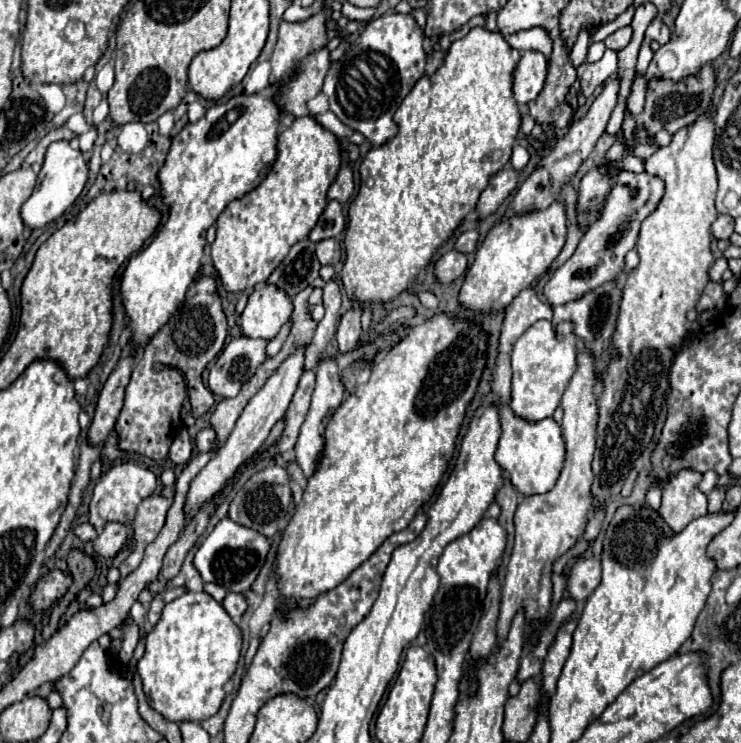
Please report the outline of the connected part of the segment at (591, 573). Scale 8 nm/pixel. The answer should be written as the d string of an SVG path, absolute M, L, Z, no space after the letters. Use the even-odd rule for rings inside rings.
M586 558L586 560L578 560L572 566L568 590L578 606L586 602L586 598L598 588L598 584L600 584L600 560Z

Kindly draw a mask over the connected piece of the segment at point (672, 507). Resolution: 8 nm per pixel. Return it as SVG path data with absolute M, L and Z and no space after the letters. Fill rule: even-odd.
M680 470L666 480L660 516L674 532L680 532L692 520L708 514L706 494L698 490L700 480L702 474L692 470Z

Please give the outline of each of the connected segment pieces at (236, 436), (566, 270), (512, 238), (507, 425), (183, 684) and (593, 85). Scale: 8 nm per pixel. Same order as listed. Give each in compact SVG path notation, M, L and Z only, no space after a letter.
M304 348L296 350L286 362L282 362L282 366L276 370L276 374L272 378L268 378L264 388L260 388L260 392L248 402L248 406L242 410L240 418L236 420L234 430L228 436L226 444L216 452L216 456L194 478L194 482L190 486L190 492L188 492L188 498L186 498L186 508L184 508L188 518L192 518L200 510L200 506L204 502L208 502L212 496L216 496L224 488L224 484L234 476L238 466L244 464L264 444L264 440L268 438L272 426L286 414L286 410L290 406L290 400L292 400L292 396L296 392L298 380L300 380L302 372L304 372L302 366L304 366Z
M620 172L616 186L612 188L604 204L602 218L588 228L572 258L566 264L562 264L544 284L542 294L546 296L548 304L558 306L558 304L568 304L572 300L580 300L584 292L590 292L592 288L598 288L608 280L618 280L626 270L624 256L628 250L634 248L642 220L656 210L662 194L664 194L664 182L660 178L650 176L646 172L642 174Z
M554 202L540 212L500 220L476 250L476 258L466 272L464 284L458 294L460 306L480 314L504 310L520 290L528 288L538 276L548 270L552 260L560 254L564 242L566 210L560 202Z
M510 406L500 408L500 422L502 422L502 436L496 448L496 462L510 474L510 480L518 492L524 496L530 494L544 494L554 488L560 470L564 466L564 438L562 428L554 418L544 418L540 422L528 422L512 412Z
M186 592L180 598L168 602L162 610L158 624L146 636L144 656L138 660L138 674L142 678L144 694L148 704L160 712L170 722L202 722L214 716L226 696L224 688L232 678L242 648L242 632L224 612L220 602L216 602L206 592Z
M606 48L604 56L590 64L590 62L582 62L578 66L578 80L580 80L580 86L582 86L582 94L588 98L600 84L604 84L618 68L618 56L614 50Z

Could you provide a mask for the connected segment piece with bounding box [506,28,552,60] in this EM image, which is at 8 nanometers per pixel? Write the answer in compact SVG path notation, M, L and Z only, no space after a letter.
M528 28L524 32L516 32L512 36L506 38L508 44L520 52L526 52L526 50L538 50L546 56L552 54L552 38L548 36L548 32L544 32L544 28Z

